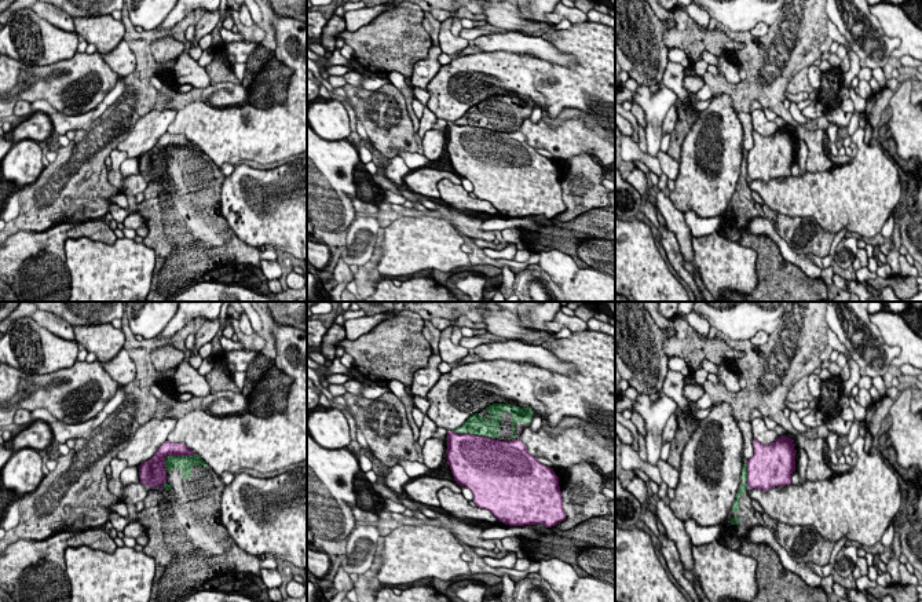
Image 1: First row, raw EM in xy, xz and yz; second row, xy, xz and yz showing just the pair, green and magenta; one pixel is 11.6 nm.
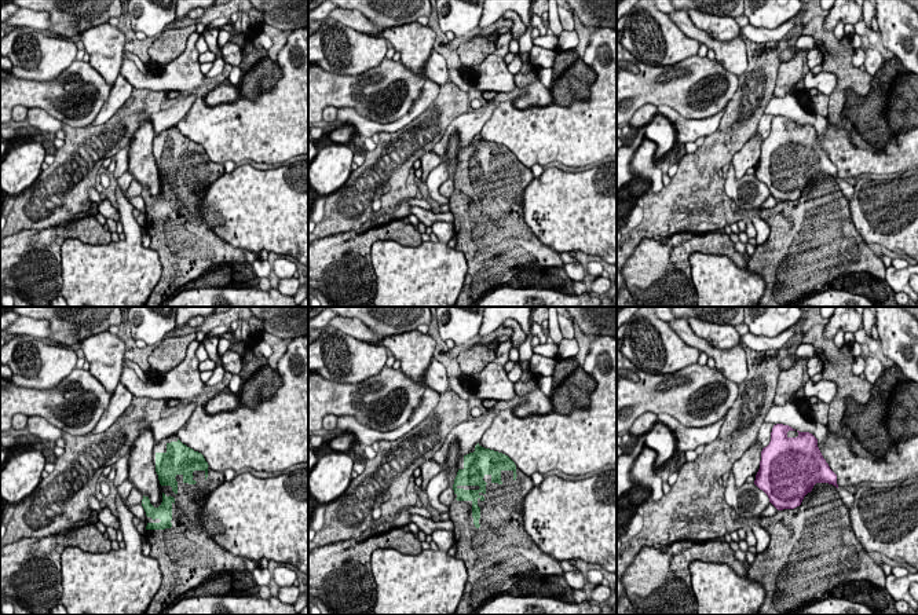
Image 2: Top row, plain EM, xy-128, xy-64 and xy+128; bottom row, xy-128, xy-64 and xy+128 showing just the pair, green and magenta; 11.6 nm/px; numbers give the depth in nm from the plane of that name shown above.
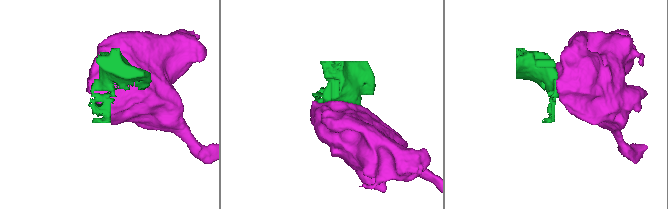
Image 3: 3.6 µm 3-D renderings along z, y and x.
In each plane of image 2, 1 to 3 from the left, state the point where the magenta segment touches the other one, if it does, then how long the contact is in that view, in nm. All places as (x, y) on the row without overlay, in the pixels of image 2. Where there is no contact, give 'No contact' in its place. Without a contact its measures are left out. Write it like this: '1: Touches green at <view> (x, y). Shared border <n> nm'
1: No contact
2: No contact
3: No contact

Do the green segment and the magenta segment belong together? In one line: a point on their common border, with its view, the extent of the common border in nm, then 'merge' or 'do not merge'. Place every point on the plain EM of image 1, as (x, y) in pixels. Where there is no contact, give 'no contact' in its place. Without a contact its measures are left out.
xy (174, 148) | 440 nm | do not merge

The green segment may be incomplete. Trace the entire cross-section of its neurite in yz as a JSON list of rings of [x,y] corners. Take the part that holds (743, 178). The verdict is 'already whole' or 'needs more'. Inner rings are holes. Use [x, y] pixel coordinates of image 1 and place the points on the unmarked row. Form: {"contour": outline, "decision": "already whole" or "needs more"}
{"contour": [[[740,175],[733,193],[732,201],[728,205],[728,215],[724,218],[724,227],[735,227],[740,233],[742,241],[749,241],[749,248],[757,253],[755,271],[758,285],[751,293],[740,293],[738,291],[722,291],[721,296],[731,302],[828,302],[828,288],[822,278],[809,278],[797,264],[783,259],[778,244],[766,236],[749,234],[746,230],[754,218],[765,218],[762,205],[751,198],[751,190],[744,183],[747,175]]], "decision": "needs more"}

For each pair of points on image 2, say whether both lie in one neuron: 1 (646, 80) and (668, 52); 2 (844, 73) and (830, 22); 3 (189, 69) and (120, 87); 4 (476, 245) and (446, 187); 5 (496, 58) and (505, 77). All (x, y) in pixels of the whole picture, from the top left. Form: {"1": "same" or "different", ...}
{"1": "different", "2": "different", "3": "different", "4": "different", "5": "same"}

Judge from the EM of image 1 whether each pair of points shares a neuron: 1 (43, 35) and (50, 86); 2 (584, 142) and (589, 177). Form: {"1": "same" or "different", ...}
{"1": "different", "2": "different"}

